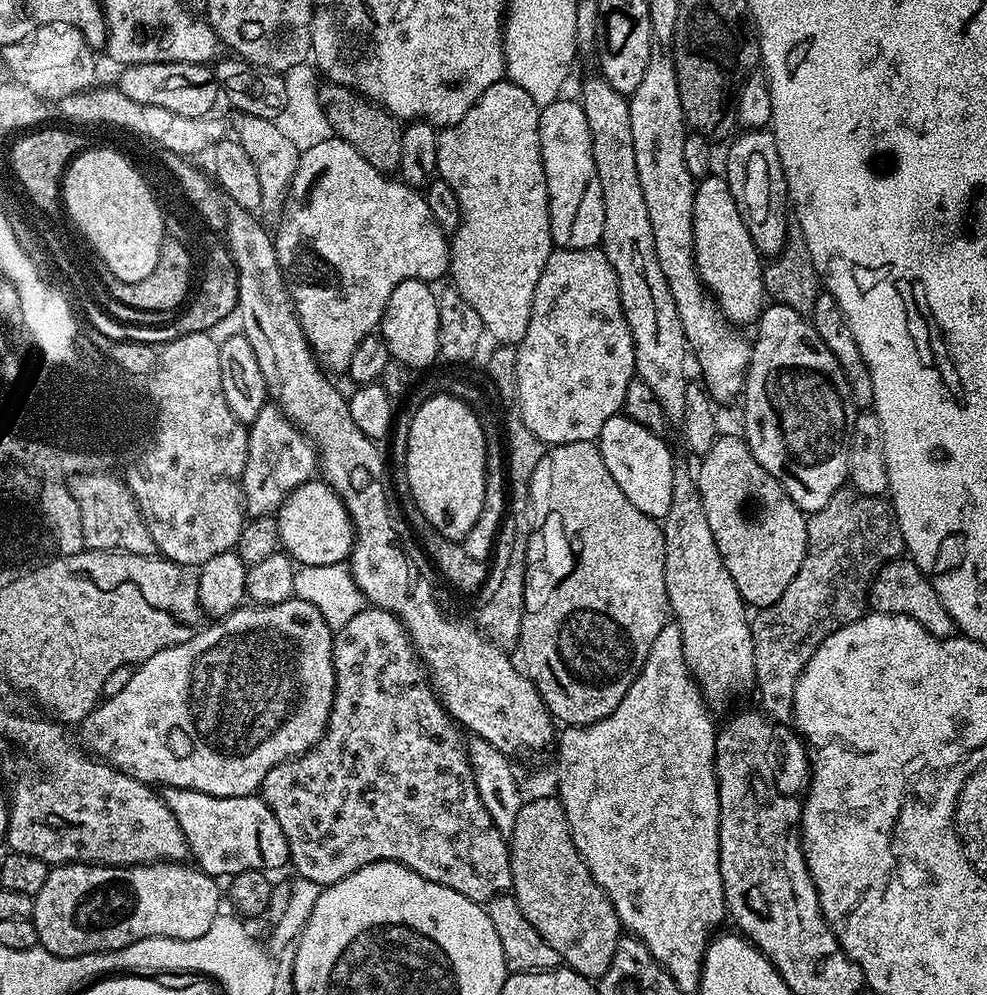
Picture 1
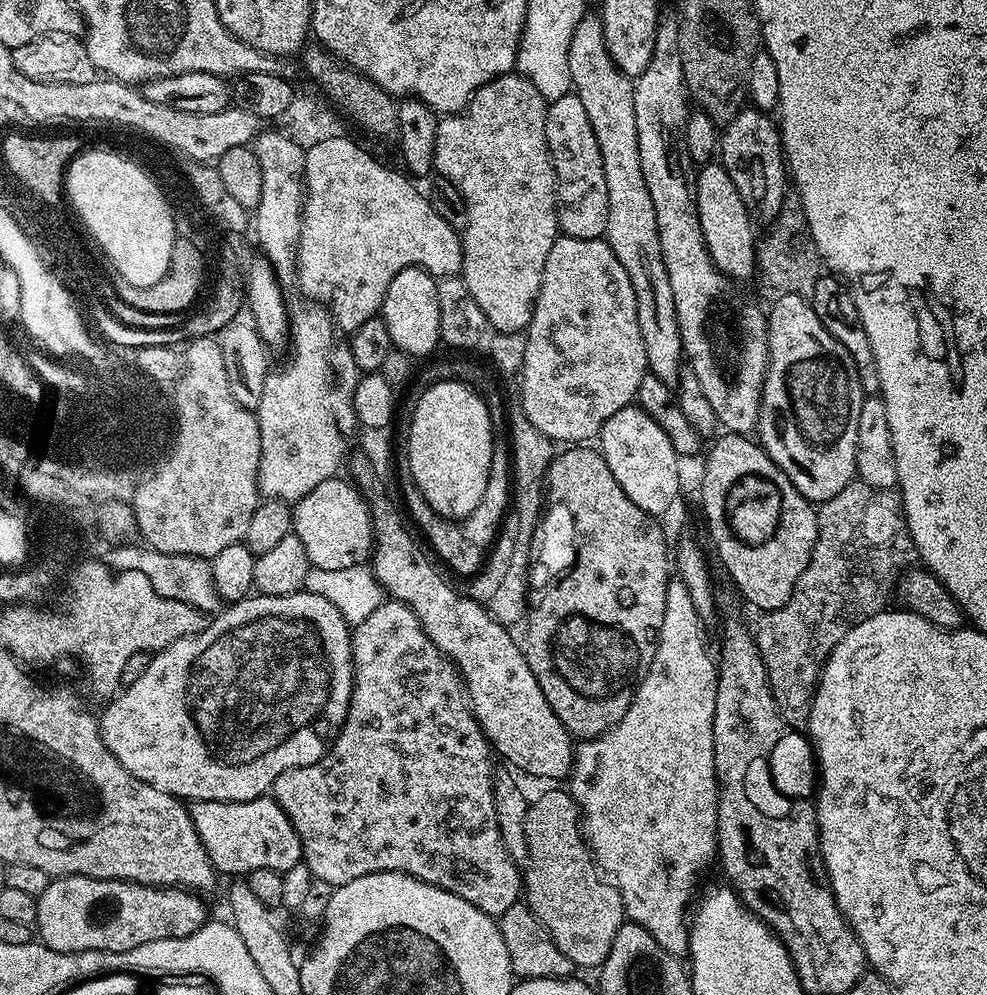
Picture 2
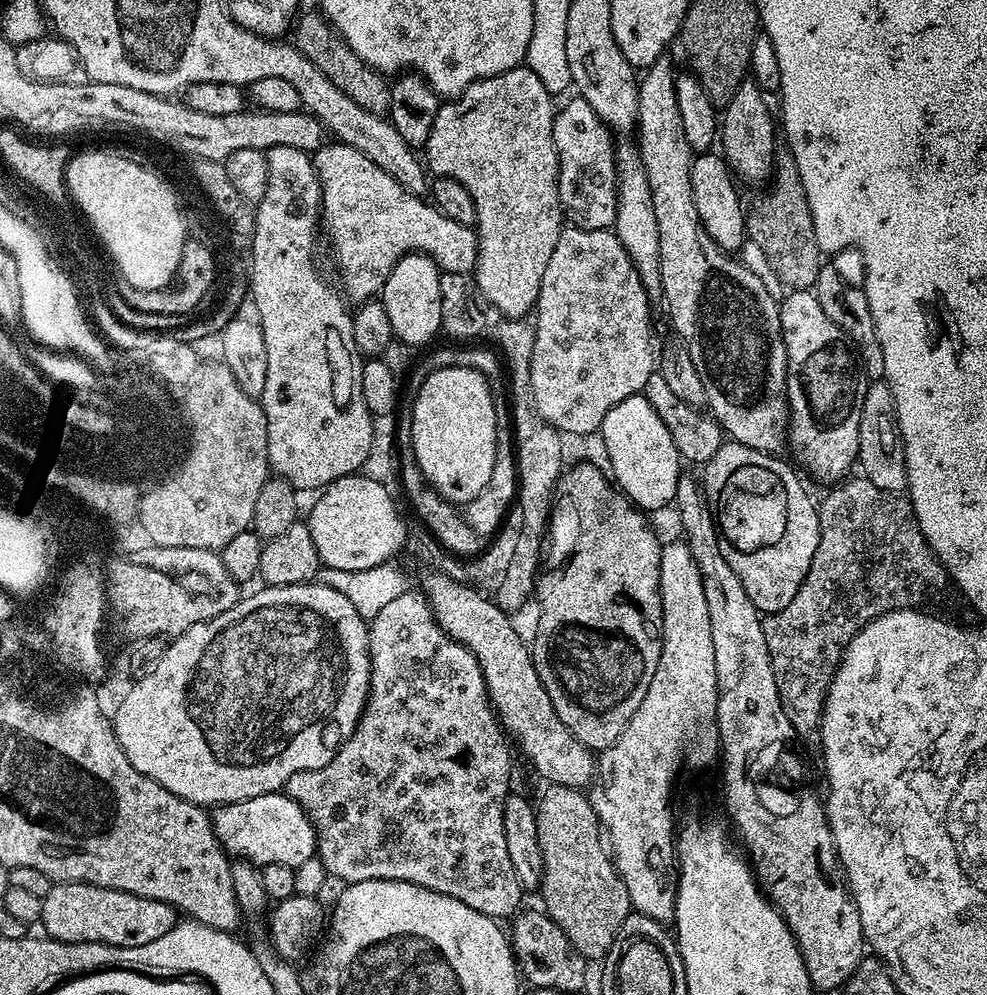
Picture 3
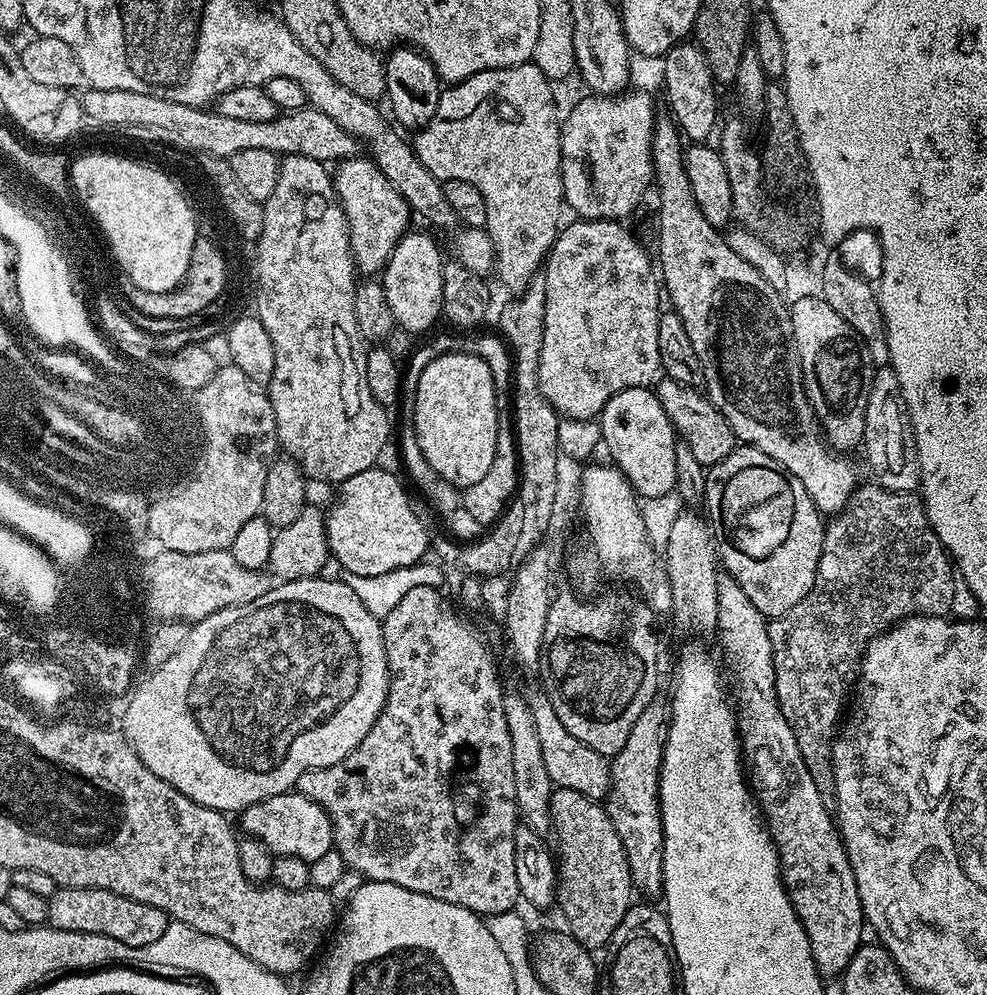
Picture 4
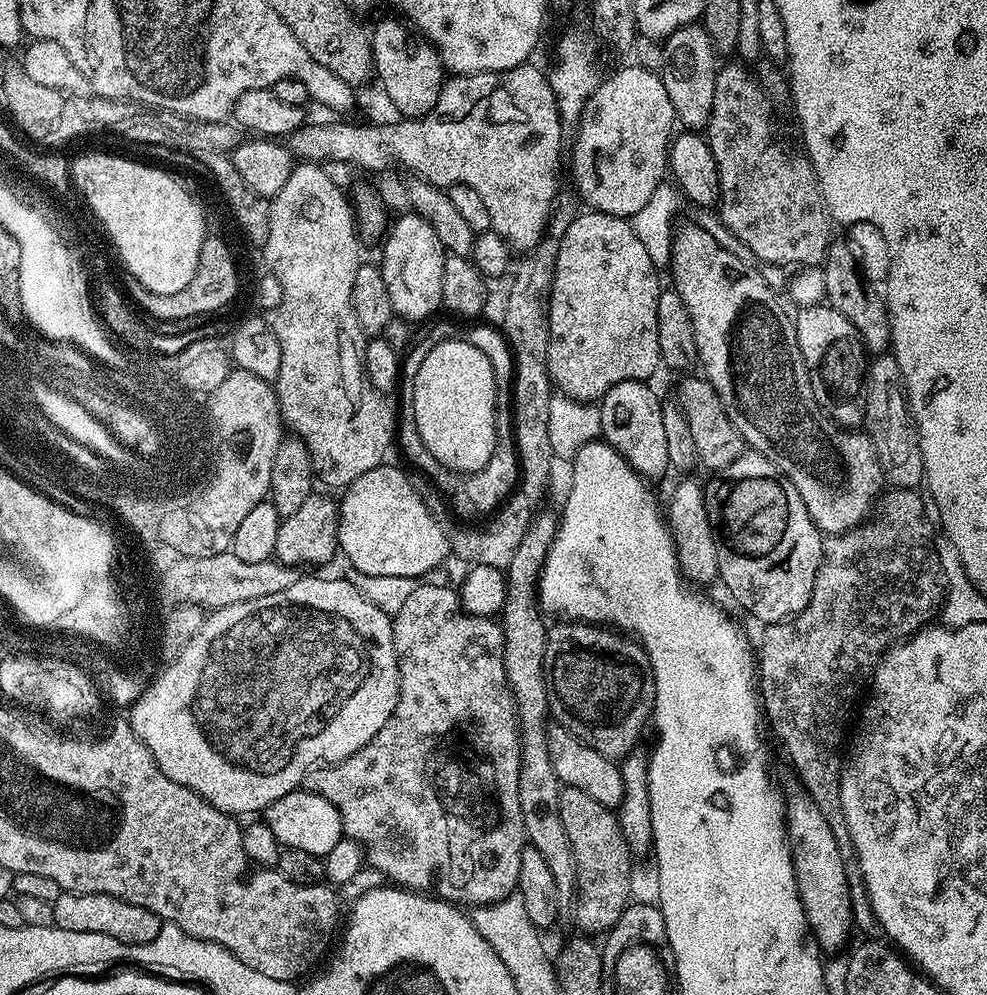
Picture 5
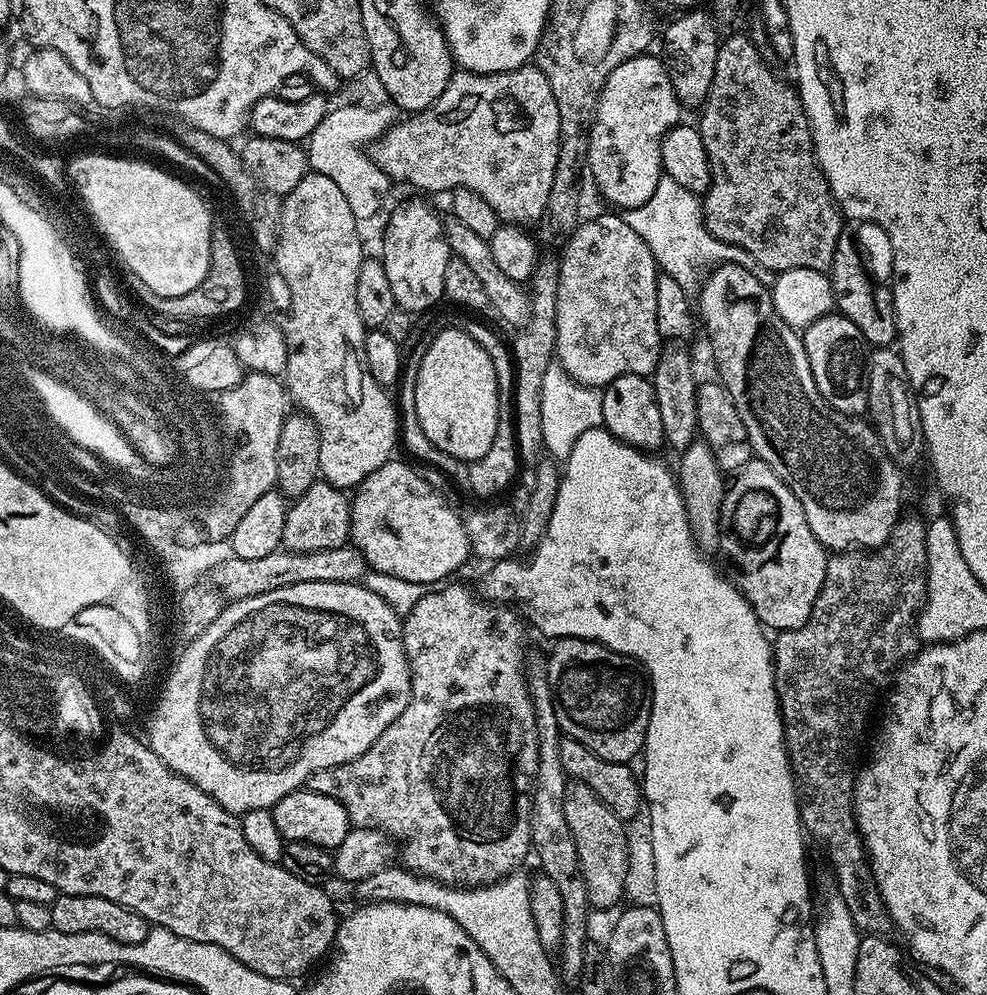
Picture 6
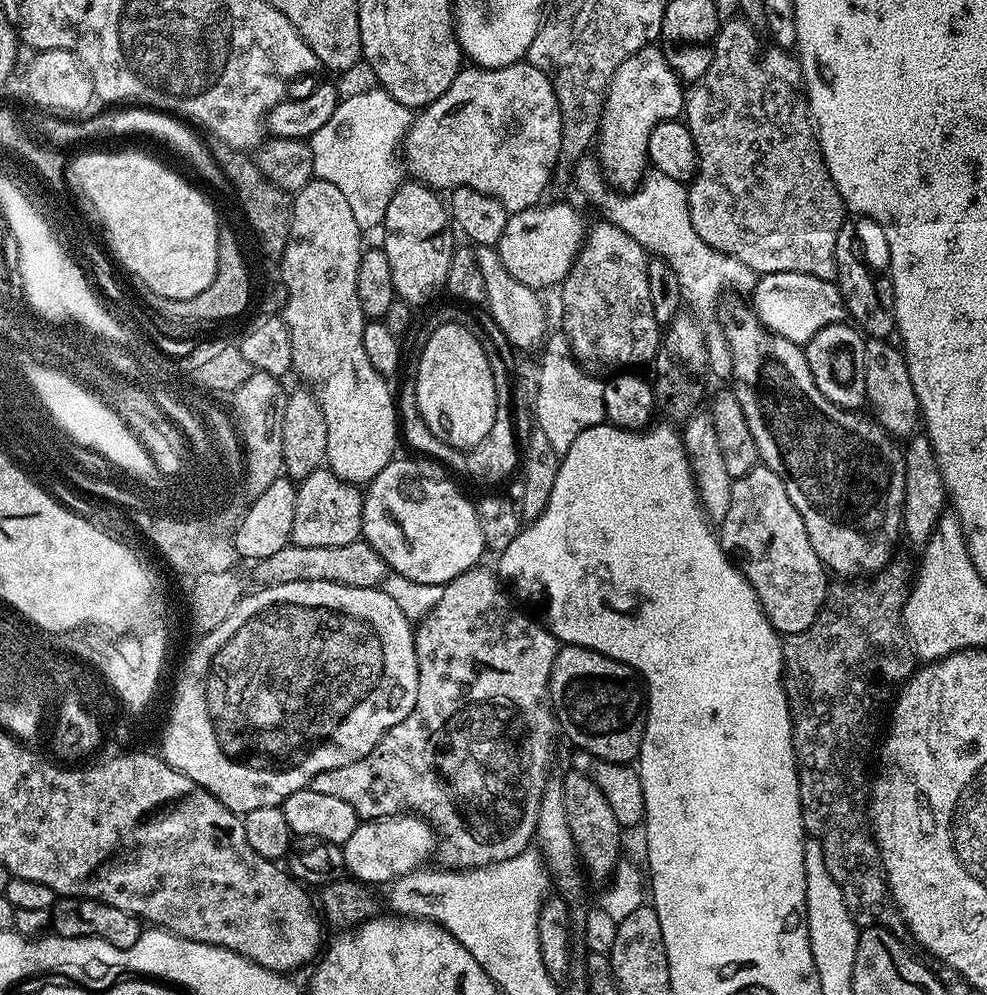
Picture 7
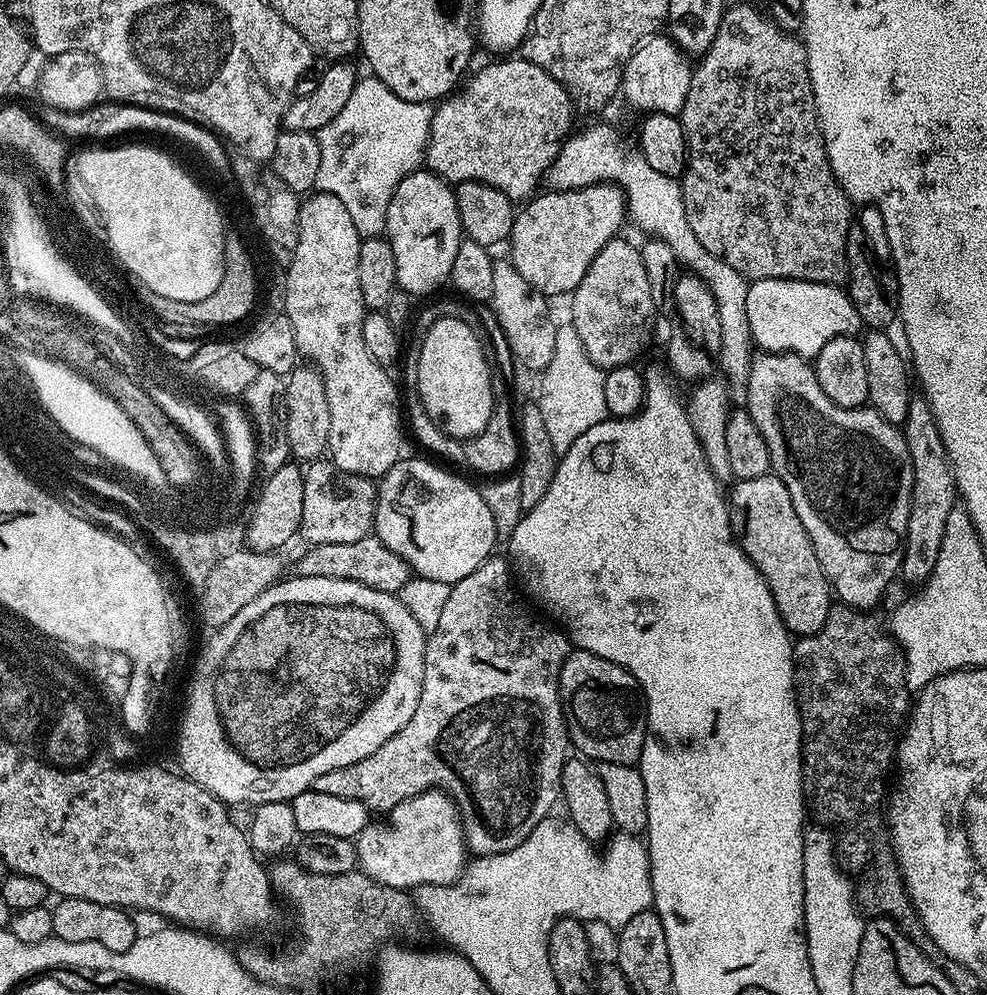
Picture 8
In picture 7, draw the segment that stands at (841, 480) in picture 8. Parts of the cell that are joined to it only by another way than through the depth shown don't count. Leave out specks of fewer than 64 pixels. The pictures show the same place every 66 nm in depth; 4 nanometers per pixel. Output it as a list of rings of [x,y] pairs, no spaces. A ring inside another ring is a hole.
[[[751,307],[736,308],[732,312],[732,324],[727,327],[727,338],[730,342],[730,354],[734,358],[734,370],[732,371],[731,383],[734,385],[734,391],[738,398],[738,406],[742,406],[742,414],[746,414],[746,426],[750,426],[750,434],[754,434],[754,442],[758,446],[760,455],[759,463],[765,468],[769,468],[786,486],[786,494],[790,494],[790,502],[802,514],[806,534],[810,534],[810,542],[818,554],[818,558],[824,563],[825,569],[837,572],[840,578],[868,578],[873,574],[879,574],[893,563],[894,556],[892,551],[896,548],[896,539],[901,539],[902,529],[904,527],[904,499],[906,498],[906,462],[904,461],[905,449],[896,445],[899,444],[878,423],[871,415],[865,414],[860,410],[849,410],[840,405],[827,400],[818,390],[814,382],[814,374],[808,365],[808,359],[801,345],[787,340],[786,338],[774,334],[769,328],[761,324],[760,319]]]

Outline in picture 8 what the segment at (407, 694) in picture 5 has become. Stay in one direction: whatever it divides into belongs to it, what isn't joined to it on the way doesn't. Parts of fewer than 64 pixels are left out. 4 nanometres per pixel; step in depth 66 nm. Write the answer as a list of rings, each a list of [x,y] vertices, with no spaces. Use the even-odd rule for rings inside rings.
[[[493,554],[488,557],[486,562],[482,562],[482,566],[478,566],[478,570],[474,570],[474,574],[466,574],[466,578],[462,578],[459,582],[452,585],[450,590],[450,598],[446,598],[446,607],[442,610],[441,617],[438,618],[438,626],[434,626],[432,632],[426,636],[426,654],[424,655],[424,677],[422,678],[422,694],[418,698],[418,710],[414,710],[414,718],[410,718],[410,722],[406,722],[406,726],[402,726],[402,730],[398,730],[398,734],[394,734],[394,738],[390,738],[386,742],[382,742],[382,746],[378,746],[378,750],[374,750],[374,754],[370,754],[370,758],[362,758],[362,762],[354,762],[345,768],[335,768],[328,771],[326,774],[321,774],[319,778],[314,778],[311,786],[311,791],[321,792],[322,794],[335,794],[337,798],[350,798],[362,802],[373,813],[381,812],[387,814],[391,812],[394,806],[398,806],[398,802],[414,798],[418,794],[429,790],[439,790],[448,793],[454,803],[456,810],[460,814],[460,823],[464,825],[464,843],[468,846],[469,853],[476,856],[489,856],[490,854],[502,854],[506,850],[514,850],[514,846],[522,846],[522,842],[526,842],[526,838],[530,834],[530,830],[534,830],[534,826],[538,826],[538,822],[542,822],[549,815],[548,812],[561,799],[562,793],[560,790],[560,779],[562,778],[562,766],[564,761],[570,756],[570,741],[568,739],[568,723],[564,720],[564,707],[560,701],[560,671],[566,662],[570,651],[570,641],[559,627],[551,628],[544,620],[539,620],[538,617],[532,616],[532,612],[516,597],[516,588],[512,585],[512,576],[514,580],[514,572],[510,567],[509,561],[499,554]]]

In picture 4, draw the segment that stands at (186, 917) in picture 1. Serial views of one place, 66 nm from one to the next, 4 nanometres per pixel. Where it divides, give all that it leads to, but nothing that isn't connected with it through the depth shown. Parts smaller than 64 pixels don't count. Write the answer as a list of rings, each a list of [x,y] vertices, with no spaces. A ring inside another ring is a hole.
[[[57,887],[56,893],[48,902],[48,924],[51,927],[82,934],[102,934],[131,948],[141,948],[150,946],[150,942],[158,942],[158,938],[166,934],[169,922],[170,918],[162,910],[106,890]]]

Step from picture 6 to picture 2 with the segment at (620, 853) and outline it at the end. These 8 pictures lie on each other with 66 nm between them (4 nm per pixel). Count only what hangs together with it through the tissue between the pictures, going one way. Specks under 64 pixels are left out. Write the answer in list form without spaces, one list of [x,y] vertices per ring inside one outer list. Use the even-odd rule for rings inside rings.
[[[552,786],[549,792],[541,794],[537,800],[533,799],[528,805],[528,813],[526,814],[526,842],[528,843],[528,858],[526,867],[522,872],[522,896],[528,905],[528,909],[542,922],[542,926],[552,935],[552,941],[558,946],[558,950],[562,950],[562,954],[566,954],[566,958],[570,958],[570,962],[577,969],[592,968],[599,969],[600,965],[610,954],[610,946],[614,946],[614,934],[618,934],[618,930],[626,922],[624,915],[624,903],[620,897],[620,892],[615,884],[609,882],[598,871],[598,865],[585,841],[582,831],[582,817],[580,807],[576,805],[576,799],[572,797],[571,791],[560,789],[560,786]]]

